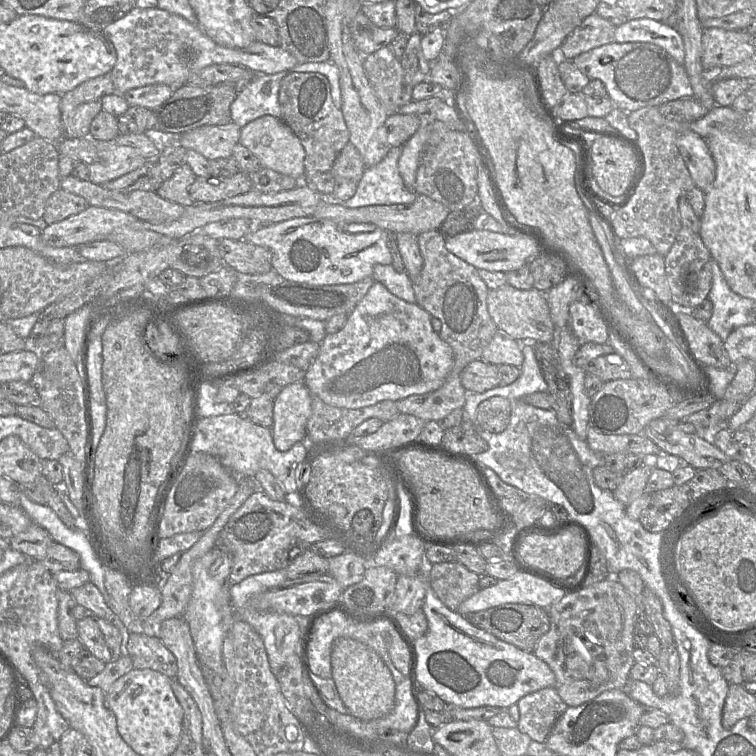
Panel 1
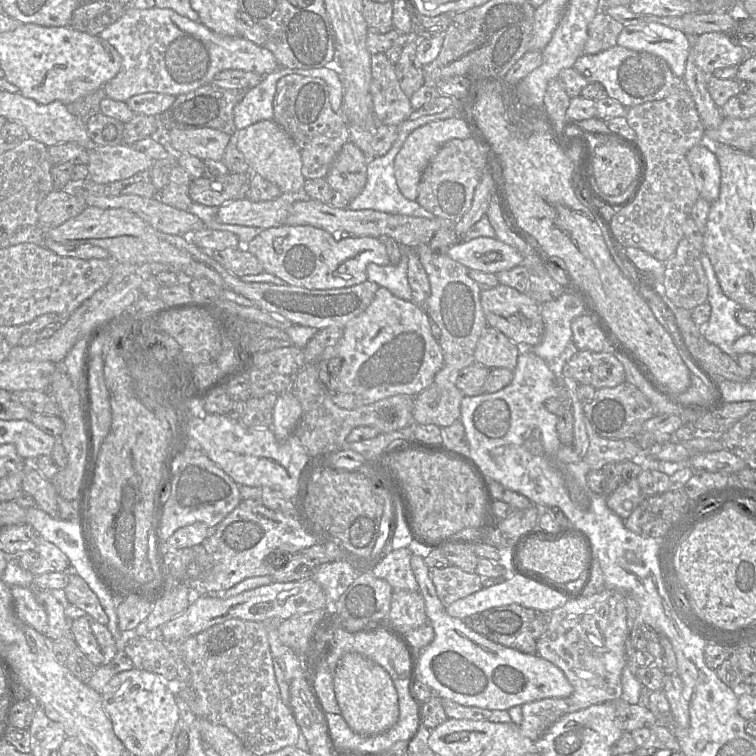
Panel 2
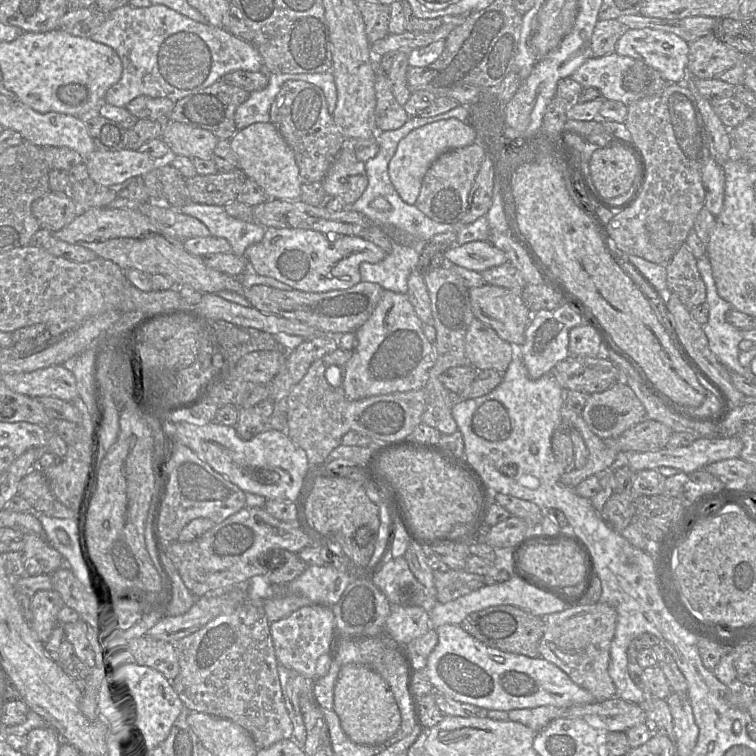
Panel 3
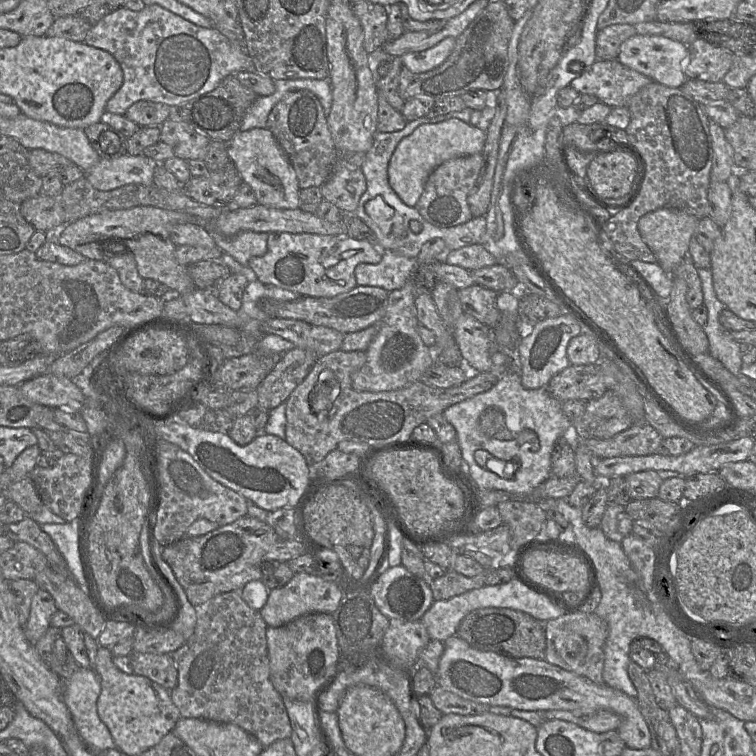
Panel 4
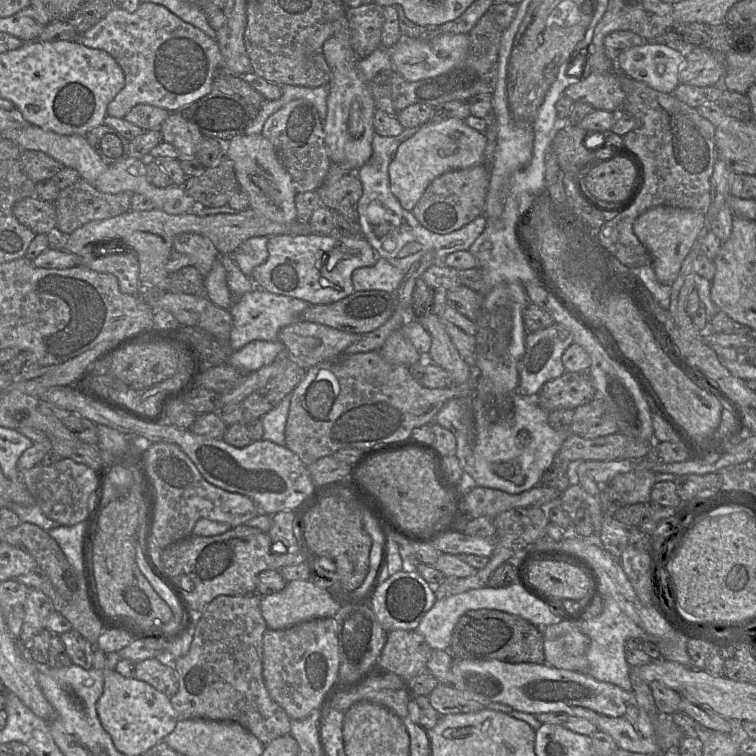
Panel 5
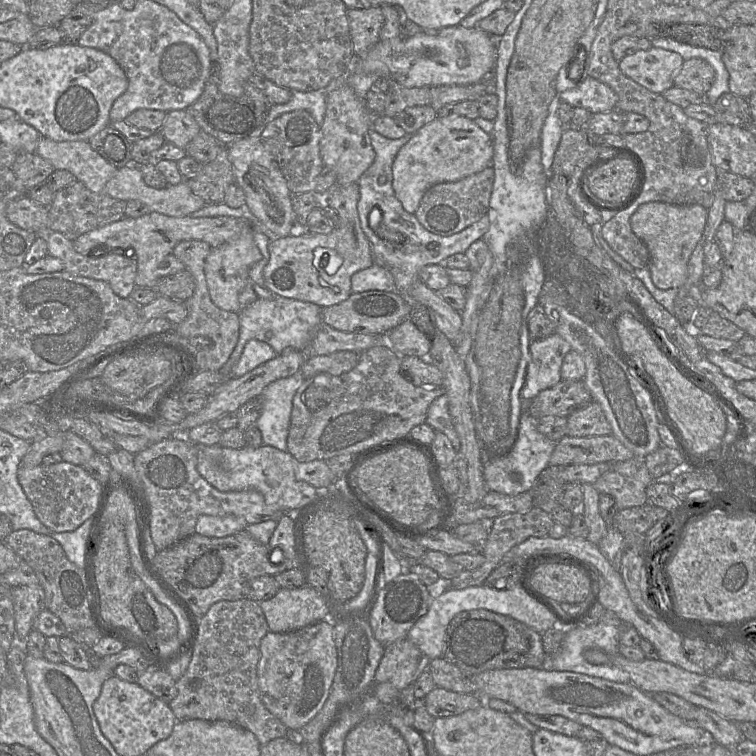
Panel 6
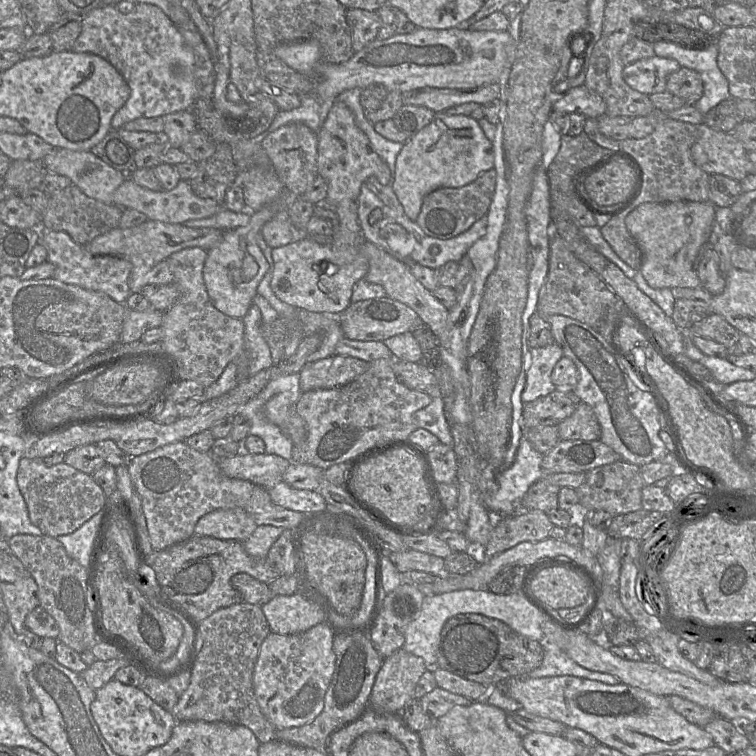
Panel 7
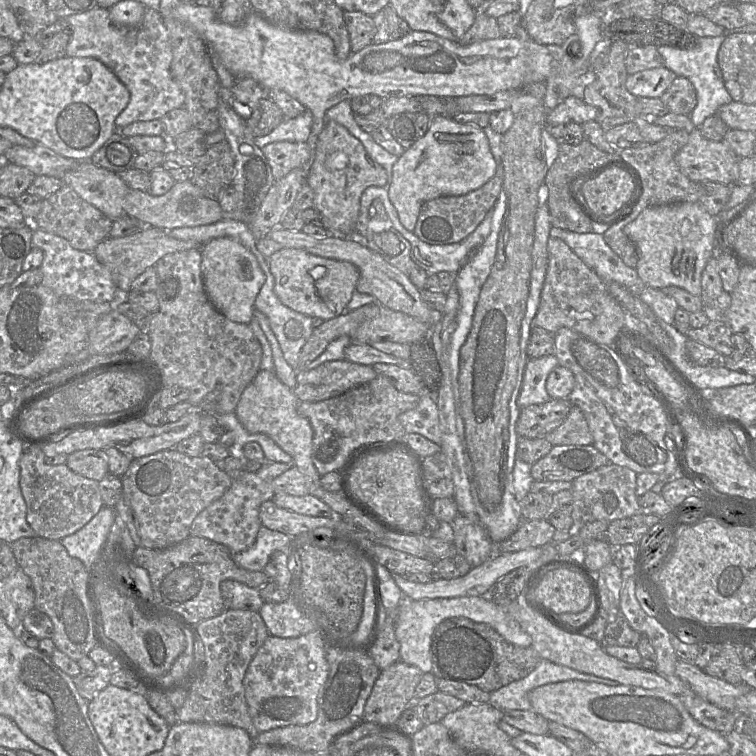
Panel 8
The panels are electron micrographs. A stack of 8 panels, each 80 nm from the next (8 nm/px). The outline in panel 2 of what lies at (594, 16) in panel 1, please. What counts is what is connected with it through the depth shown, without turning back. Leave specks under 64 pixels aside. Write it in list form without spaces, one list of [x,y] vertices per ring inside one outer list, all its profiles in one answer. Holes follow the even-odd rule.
[[[598,11],[588,27],[585,54],[597,54],[617,45],[624,26],[605,11]]]

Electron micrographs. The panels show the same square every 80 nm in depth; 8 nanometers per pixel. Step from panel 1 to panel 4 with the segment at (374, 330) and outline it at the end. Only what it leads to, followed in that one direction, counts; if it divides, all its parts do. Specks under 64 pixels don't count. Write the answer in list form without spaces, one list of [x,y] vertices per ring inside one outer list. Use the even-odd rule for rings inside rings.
[[[414,275],[405,285],[389,292],[387,306],[379,324],[379,331],[366,350],[366,362],[352,376],[352,387],[356,391],[383,392],[406,387],[421,381],[424,372],[435,363],[433,348],[424,344],[419,333],[414,299],[416,286]]]

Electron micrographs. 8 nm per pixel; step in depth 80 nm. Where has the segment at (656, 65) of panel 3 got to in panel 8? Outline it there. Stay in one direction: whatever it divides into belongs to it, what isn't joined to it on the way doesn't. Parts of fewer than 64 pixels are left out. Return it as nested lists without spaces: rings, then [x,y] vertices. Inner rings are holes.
[[[662,66],[628,75],[626,87],[637,98],[660,98],[676,77],[674,72]]]

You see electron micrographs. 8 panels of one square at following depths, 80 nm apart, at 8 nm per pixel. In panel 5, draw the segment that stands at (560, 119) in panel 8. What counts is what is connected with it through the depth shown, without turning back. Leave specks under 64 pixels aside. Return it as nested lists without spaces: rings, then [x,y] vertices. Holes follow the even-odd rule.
[[[619,71],[591,72],[586,78],[565,89],[565,94],[574,102],[588,102],[594,109],[619,112],[622,110],[625,94],[619,82]]]

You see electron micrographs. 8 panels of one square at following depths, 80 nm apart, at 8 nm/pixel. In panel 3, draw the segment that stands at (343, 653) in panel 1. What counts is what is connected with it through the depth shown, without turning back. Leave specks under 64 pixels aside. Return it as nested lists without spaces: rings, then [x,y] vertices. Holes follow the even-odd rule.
[[[348,664],[340,669],[334,688],[334,711],[345,734],[360,745],[385,745],[401,725],[400,710],[390,687],[380,674],[363,665]]]

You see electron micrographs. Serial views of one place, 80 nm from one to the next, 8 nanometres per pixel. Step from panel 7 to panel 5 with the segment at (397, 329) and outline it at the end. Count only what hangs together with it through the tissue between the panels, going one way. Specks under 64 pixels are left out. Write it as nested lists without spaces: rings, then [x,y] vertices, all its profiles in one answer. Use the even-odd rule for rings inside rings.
[[[382,290],[355,291],[331,304],[310,305],[300,315],[300,320],[326,325],[341,331],[365,334],[383,325],[396,309],[395,293]]]

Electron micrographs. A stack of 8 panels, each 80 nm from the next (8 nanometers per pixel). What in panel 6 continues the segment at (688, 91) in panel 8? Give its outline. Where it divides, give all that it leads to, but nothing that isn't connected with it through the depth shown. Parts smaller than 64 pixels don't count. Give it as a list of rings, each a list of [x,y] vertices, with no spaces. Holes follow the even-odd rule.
[[[701,58],[684,60],[683,65],[674,76],[674,86],[706,94],[715,79],[712,66]]]

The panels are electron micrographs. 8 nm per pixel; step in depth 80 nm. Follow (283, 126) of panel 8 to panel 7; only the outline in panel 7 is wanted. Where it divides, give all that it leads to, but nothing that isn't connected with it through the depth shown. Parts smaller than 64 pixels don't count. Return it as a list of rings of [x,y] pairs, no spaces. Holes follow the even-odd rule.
[[[313,93],[301,96],[301,105],[290,111],[280,110],[273,120],[269,129],[255,137],[255,141],[262,143],[263,138],[279,127],[289,123],[301,122],[307,125],[314,132],[318,133],[321,128],[320,102]]]

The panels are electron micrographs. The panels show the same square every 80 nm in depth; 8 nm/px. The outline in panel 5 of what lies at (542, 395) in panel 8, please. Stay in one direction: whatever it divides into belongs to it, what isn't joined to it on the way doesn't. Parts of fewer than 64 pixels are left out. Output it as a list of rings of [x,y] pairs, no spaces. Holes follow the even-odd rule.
[[[557,322],[546,329],[528,332],[525,354],[519,365],[517,393],[536,396],[546,382],[563,375],[562,355],[572,343],[572,334]]]

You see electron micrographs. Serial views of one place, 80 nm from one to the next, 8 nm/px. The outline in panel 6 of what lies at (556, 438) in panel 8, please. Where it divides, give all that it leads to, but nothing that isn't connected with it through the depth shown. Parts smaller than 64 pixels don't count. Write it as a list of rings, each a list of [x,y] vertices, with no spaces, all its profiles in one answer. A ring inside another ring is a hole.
[[[595,401],[576,409],[567,417],[567,435],[572,437],[612,435],[612,428]]]

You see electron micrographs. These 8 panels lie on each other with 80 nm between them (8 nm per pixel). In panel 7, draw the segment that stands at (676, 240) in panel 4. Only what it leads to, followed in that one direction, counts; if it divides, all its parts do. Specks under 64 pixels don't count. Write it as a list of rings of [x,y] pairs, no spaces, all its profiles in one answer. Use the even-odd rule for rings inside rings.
[[[675,201],[667,203],[644,203],[634,209],[625,220],[626,227],[642,252],[640,272],[654,289],[696,288],[701,286],[697,275],[697,255],[708,242],[715,221],[715,206],[710,201]]]

